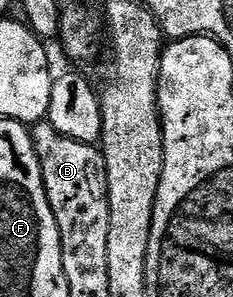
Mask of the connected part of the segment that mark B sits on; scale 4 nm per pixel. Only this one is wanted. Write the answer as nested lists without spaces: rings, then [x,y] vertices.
[[[46,121],[40,122],[33,131],[33,142],[35,145],[35,155],[39,158],[39,170],[47,170],[47,182],[42,184],[43,188],[51,187],[51,197],[48,199],[48,205],[55,203],[55,207],[52,209],[52,215],[55,218],[55,225],[63,223],[63,230],[59,232],[59,242],[67,239],[67,246],[71,247],[71,239],[80,242],[81,236],[77,233],[71,235],[71,227],[93,227],[92,221],[96,219],[106,220],[109,212],[107,209],[107,201],[105,198],[105,183],[101,178],[100,168],[95,168],[95,159],[97,163],[97,155],[94,151],[91,152],[90,142],[79,142],[75,138],[69,136],[63,136],[59,132],[55,132],[50,124]]]

